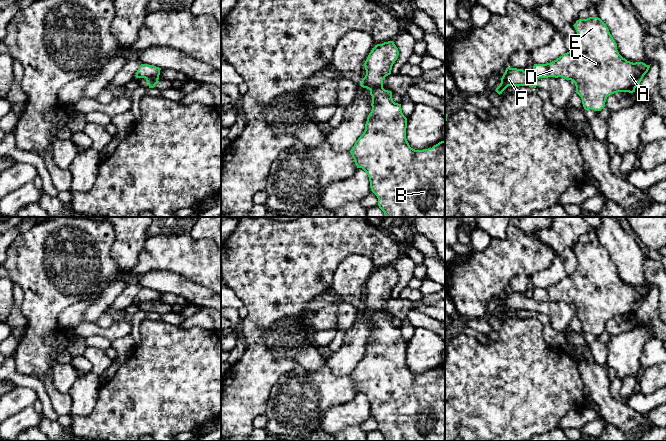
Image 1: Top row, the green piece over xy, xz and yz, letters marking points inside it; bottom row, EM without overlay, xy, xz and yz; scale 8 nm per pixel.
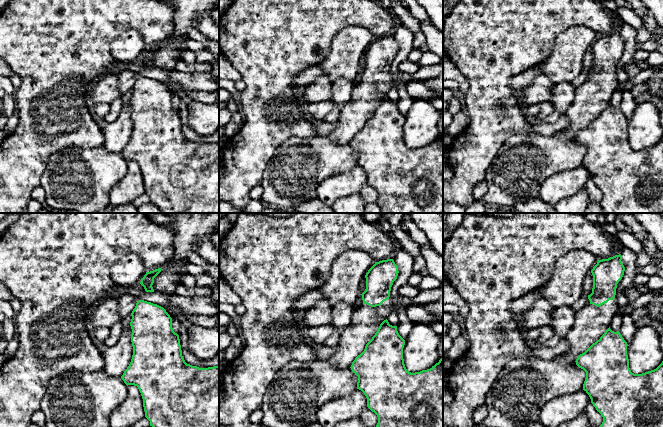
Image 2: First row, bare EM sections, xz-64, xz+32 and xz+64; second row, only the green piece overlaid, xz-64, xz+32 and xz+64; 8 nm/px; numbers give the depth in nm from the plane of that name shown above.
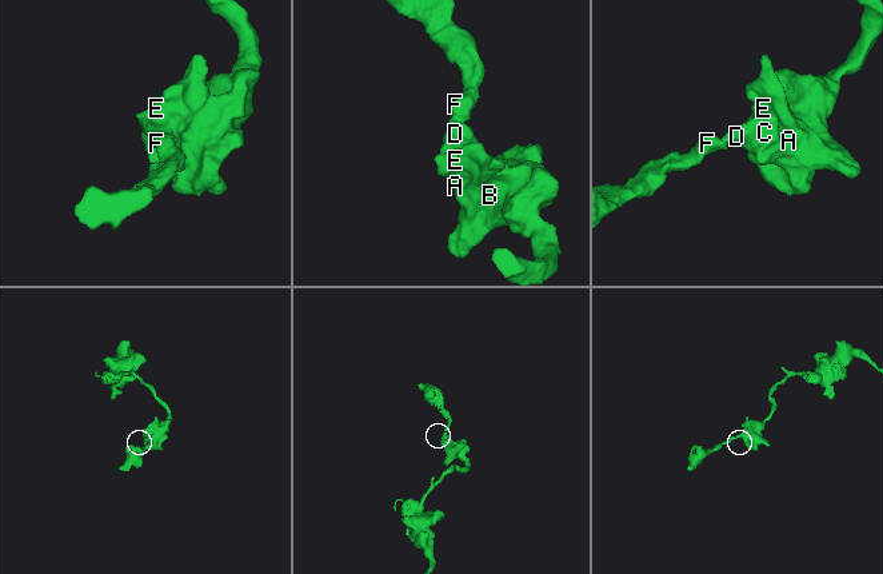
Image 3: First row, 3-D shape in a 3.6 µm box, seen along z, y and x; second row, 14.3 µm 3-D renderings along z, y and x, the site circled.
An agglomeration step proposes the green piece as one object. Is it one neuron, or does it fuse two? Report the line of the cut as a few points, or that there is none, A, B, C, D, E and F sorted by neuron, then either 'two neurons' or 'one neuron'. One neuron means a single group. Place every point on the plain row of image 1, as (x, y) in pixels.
cut xz (362, 303), (369, 308), (382, 310); groups A B C D E / F; two neurons

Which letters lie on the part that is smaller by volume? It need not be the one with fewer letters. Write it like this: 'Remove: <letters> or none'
Remove: F

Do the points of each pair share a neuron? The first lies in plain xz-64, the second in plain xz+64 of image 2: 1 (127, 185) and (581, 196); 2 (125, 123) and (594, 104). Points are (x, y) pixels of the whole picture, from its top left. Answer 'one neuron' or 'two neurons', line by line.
1: two neurons
2: one neuron

